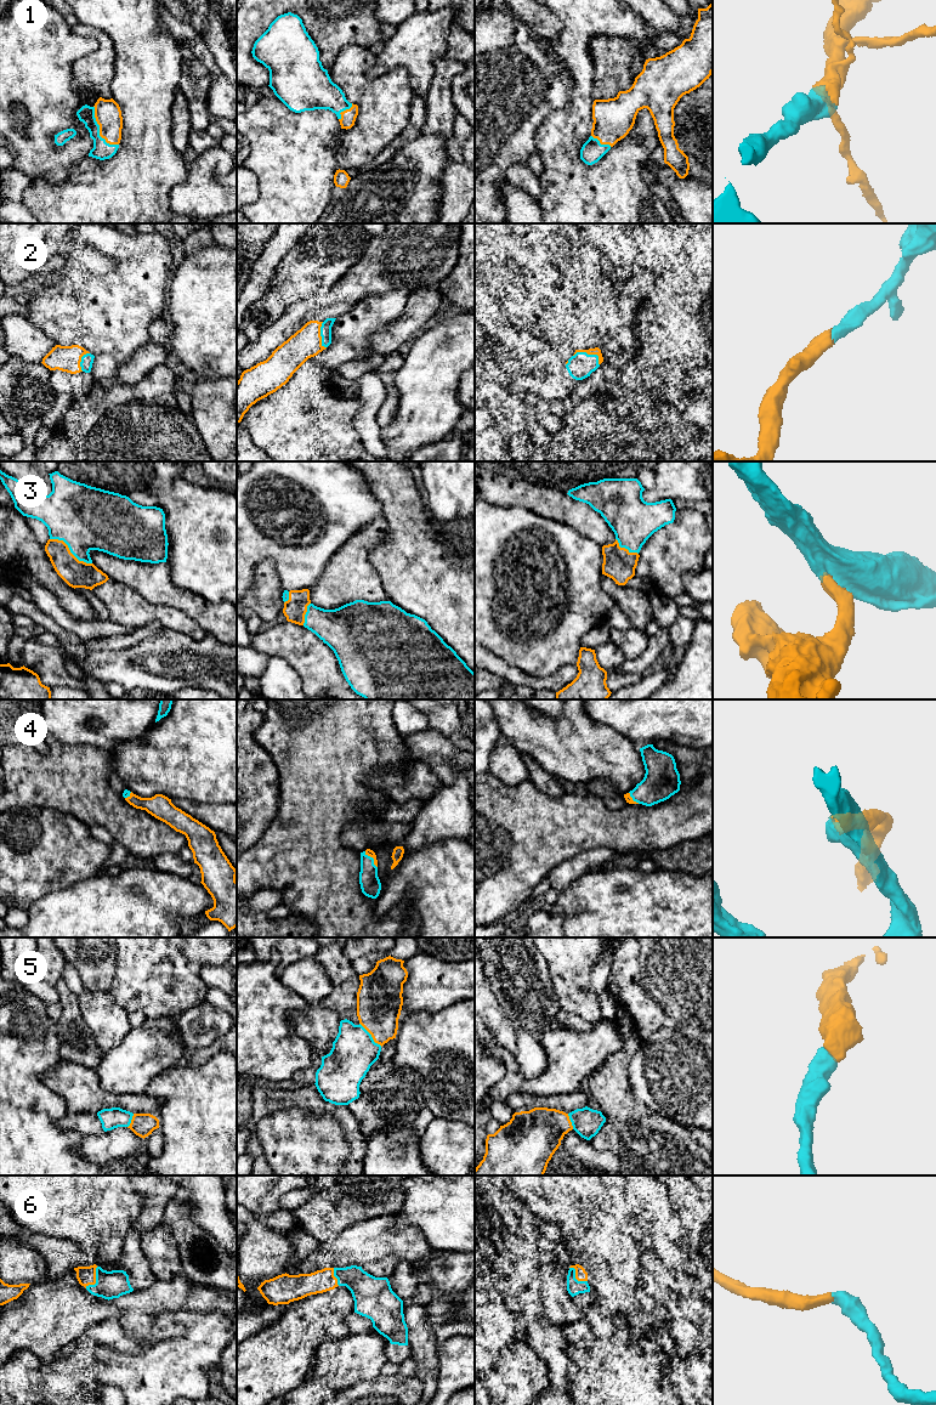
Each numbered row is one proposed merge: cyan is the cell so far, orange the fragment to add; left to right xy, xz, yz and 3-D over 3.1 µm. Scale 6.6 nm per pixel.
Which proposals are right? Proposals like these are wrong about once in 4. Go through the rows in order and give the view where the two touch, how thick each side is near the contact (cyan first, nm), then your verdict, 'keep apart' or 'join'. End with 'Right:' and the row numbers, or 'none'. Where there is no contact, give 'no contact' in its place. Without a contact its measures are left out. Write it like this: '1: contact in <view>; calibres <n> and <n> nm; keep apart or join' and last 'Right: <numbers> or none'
1: contact in xy; calibres 120 and 180 nm; join
2: contact in yz; calibres 170 and 50 nm; join
3: contact in xy; calibres 420 and 180 nm; join
4: contact in xz; calibres 140 and 50 nm; join
5: contact in xz; calibres 300 and 300 nm; join
6: contact in xy; calibres 180 and 130 nm; join
Right: 1, 2, 3, 4, 5, 6

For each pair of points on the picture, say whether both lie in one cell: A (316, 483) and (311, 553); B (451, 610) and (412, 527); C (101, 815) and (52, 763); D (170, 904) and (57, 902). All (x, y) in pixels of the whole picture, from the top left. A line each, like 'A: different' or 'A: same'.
A: same
B: same
C: same
D: same

